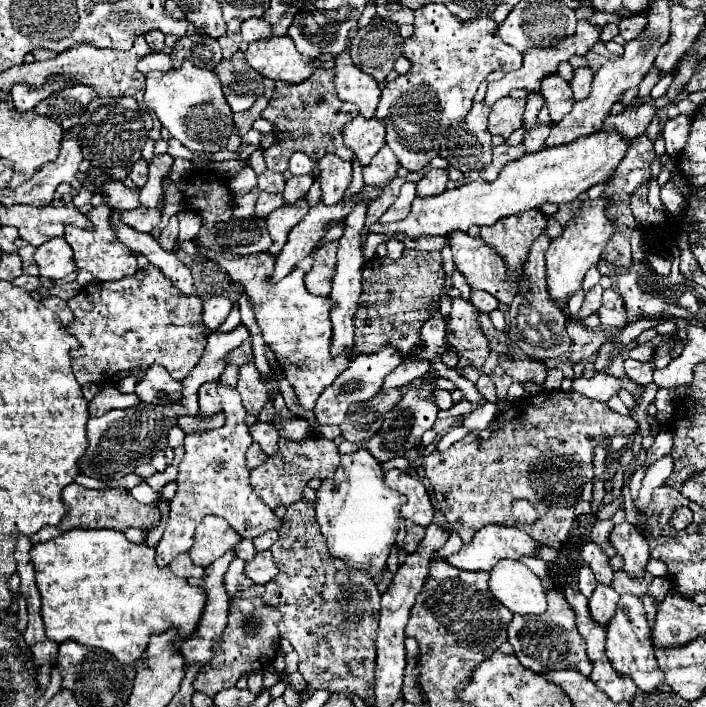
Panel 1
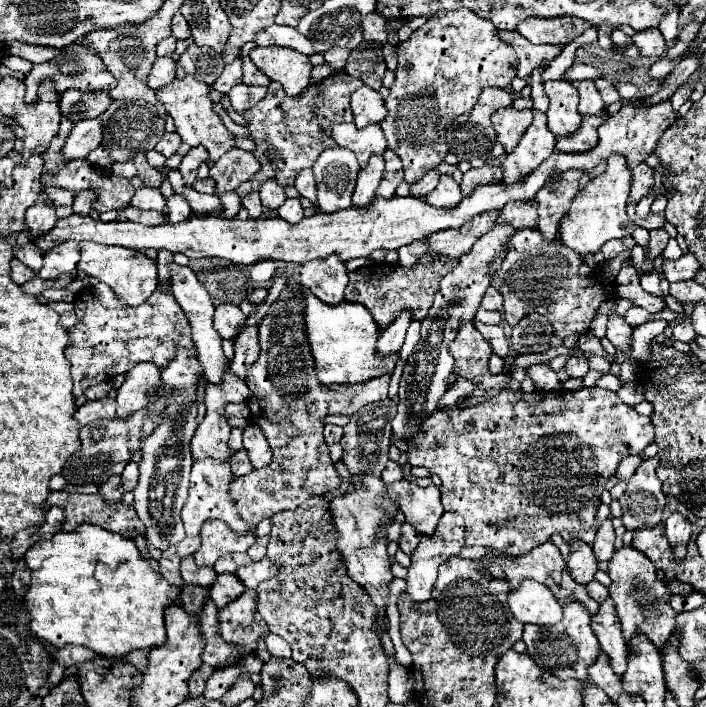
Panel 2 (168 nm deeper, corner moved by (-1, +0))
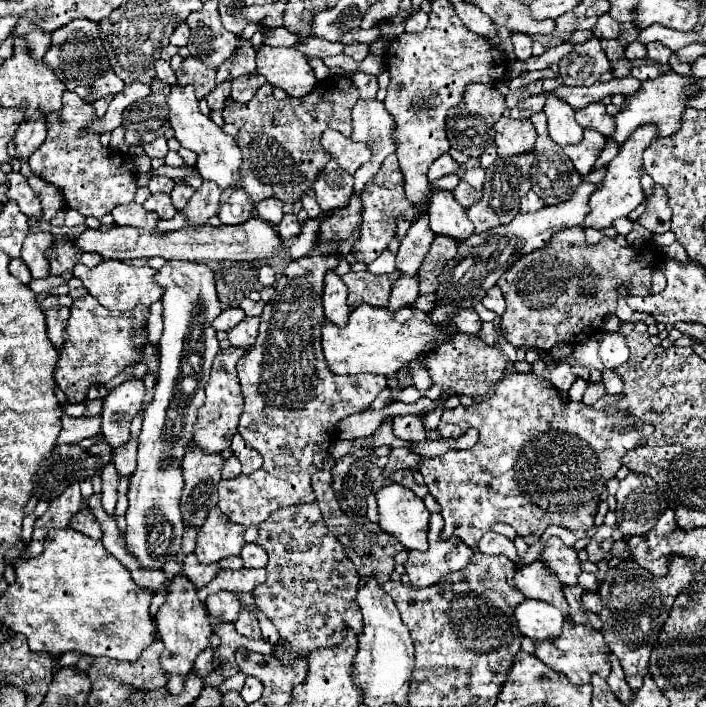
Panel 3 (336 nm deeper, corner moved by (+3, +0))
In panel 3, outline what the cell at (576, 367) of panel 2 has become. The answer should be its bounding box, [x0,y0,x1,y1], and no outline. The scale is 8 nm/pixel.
[549,364,575,392]

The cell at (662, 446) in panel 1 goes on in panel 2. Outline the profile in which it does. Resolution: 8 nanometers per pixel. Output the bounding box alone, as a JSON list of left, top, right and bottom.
[619,458,665,530]

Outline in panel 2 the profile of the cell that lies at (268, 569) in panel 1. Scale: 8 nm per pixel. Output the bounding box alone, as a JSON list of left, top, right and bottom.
[237,558,277,588]

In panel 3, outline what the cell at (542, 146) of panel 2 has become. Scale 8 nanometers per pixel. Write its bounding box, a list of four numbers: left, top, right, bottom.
[467,152,533,232]

